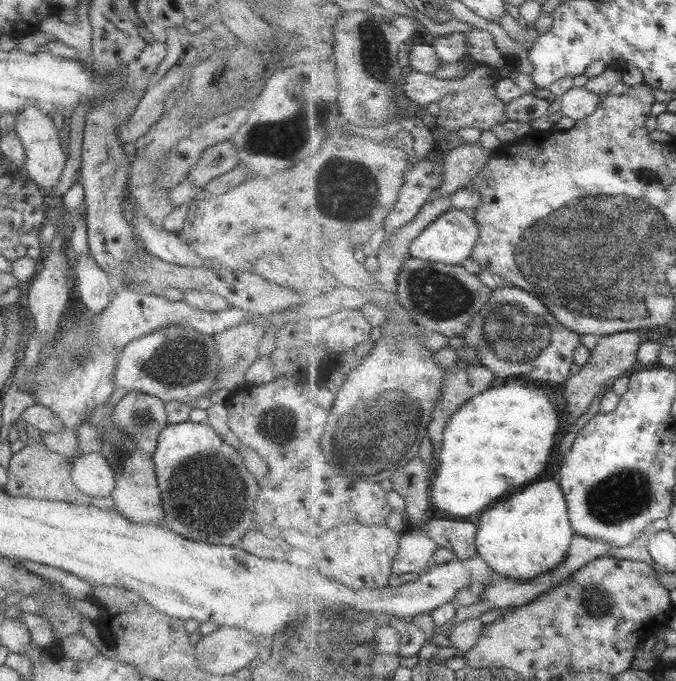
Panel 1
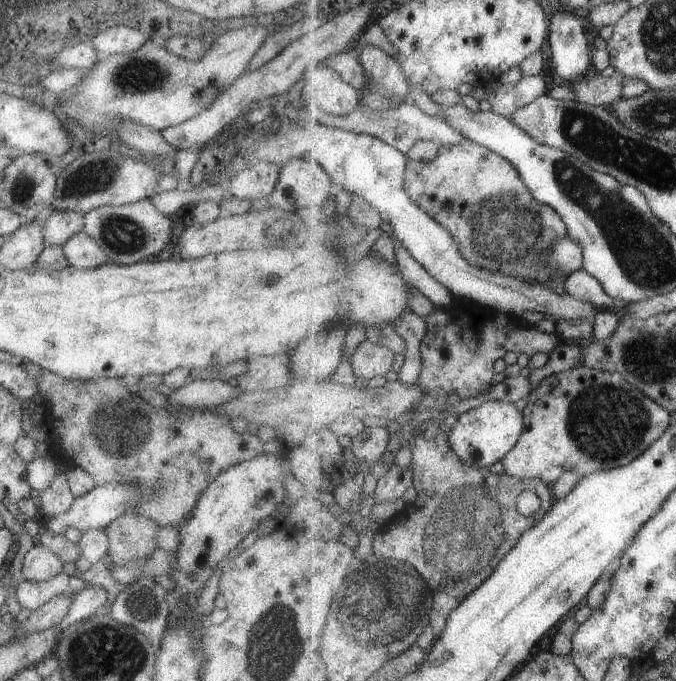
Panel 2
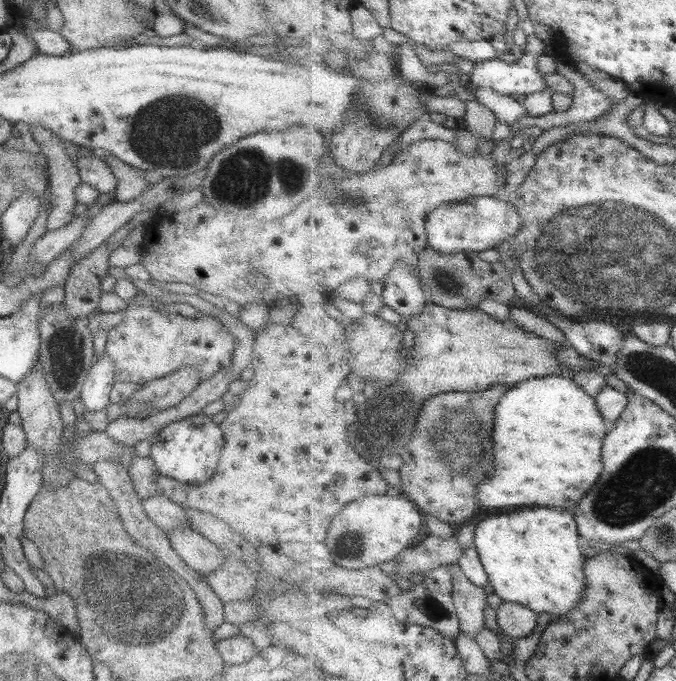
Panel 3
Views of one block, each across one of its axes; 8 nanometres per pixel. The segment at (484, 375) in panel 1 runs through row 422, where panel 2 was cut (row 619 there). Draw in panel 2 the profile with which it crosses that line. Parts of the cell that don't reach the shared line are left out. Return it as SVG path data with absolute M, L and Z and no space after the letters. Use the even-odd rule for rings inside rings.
M438 421L438 423L440 423L441 433L436 438L429 438L427 440L423 434L418 434L413 438L410 446L412 450L411 469L414 471L413 486L419 489L419 492L423 492L423 494L419 494L419 500L415 504L407 503L403 511L394 513L391 519L376 532L374 543L372 544L373 553L376 557L391 556L391 558L395 558L395 532L397 534L405 532L405 534L413 536L411 528L417 528L417 513L421 512L425 514L430 512L432 514L427 520L424 519L419 522L421 528L423 528L423 524L429 524L430 522L434 524L435 528L433 536L427 534L424 537L423 558L403 556L401 561L407 560L407 562L415 564L415 568L419 570L419 573L423 574L427 582L433 585L435 604L431 612L430 626L433 626L437 637L443 636L443 632L447 628L447 622L449 622L451 614L459 607L459 604L466 601L475 590L479 589L479 586L483 585L483 582L487 581L487 578L491 577L491 574L494 574L501 560L505 558L505 554L509 554L513 550L513 546L523 538L527 530L530 530L533 526L537 526L539 522L543 521L543 518L546 518L546 515L550 513L556 501L554 491L541 478L519 479L506 475L504 472L493 474L487 467L468 466L465 462L461 462L459 456L451 450L451 445L449 444L449 423L441 421ZM523 490L533 490L533 492L539 494L539 498L541 498L539 512L535 512L531 516L523 516L517 510L517 506L515 506L513 500Z

